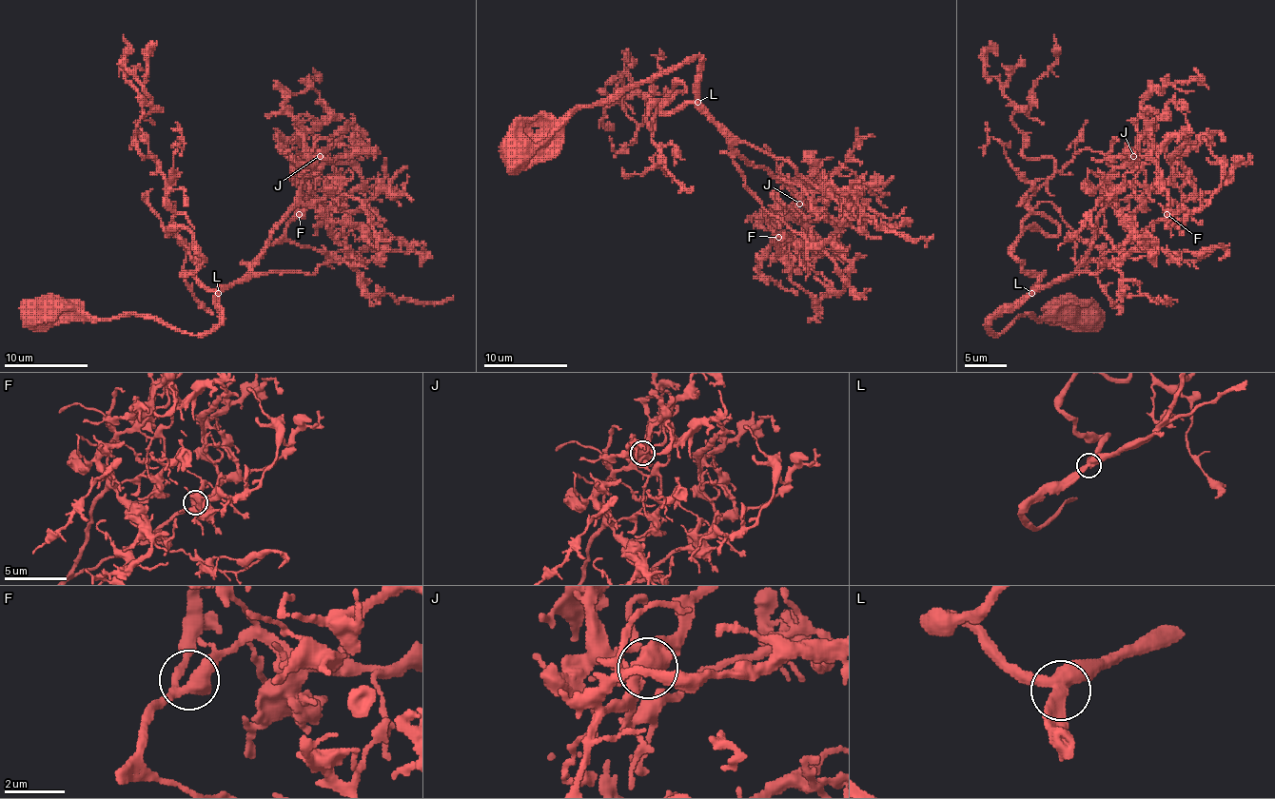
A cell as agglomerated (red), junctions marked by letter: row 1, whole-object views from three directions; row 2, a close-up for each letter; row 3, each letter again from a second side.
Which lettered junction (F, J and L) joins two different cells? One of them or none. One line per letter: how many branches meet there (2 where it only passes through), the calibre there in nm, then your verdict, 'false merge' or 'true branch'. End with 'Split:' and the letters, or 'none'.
F: 3 | 380 nm | true branch
J: 3 | 550 nm | true branch
L: 3 | 420 nm | true branch
Split: none

